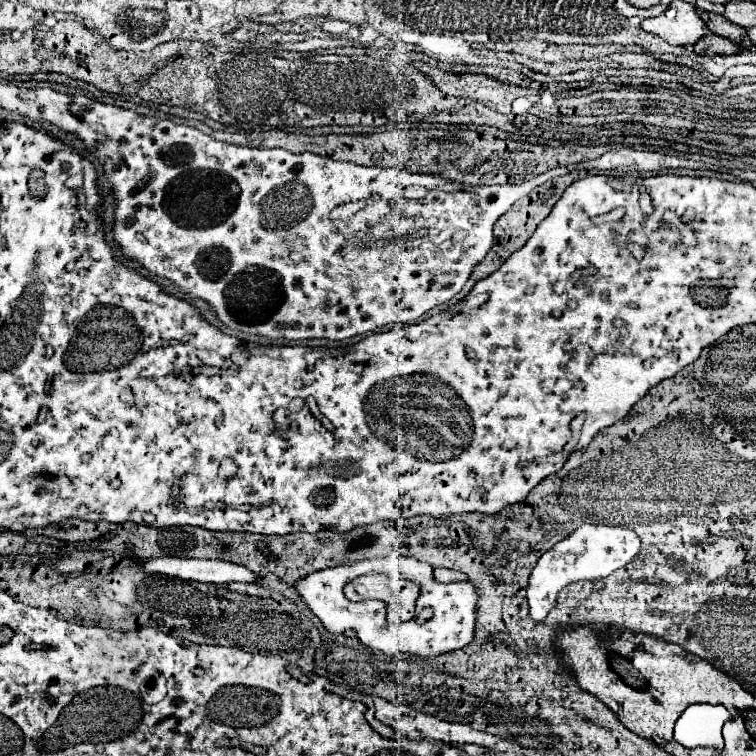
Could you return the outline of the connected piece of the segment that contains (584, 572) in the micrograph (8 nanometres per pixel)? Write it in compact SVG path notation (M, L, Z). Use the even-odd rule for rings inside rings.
M583 524L571 536L555 544L547 550L529 578L529 600L531 600L531 616L535 622L543 622L549 610L553 608L557 594L571 582L579 580L597 580L605 578L617 568L623 568L637 552L639 552L639 536L621 526L607 526L607 524Z

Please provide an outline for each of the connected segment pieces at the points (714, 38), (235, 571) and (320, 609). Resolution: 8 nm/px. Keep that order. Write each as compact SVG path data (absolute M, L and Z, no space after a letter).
M717 34L703 36L703 40L699 40L693 48L701 56L725 56L725 54L737 54L741 50L735 42Z
M149 558L141 562L145 572L151 574L167 574L177 576L181 580L197 580L197 582L255 582L255 574L251 574L245 566L237 566L223 560L183 560L183 558Z
M379 558L377 560L361 560L349 566L337 566L329 570L317 570L313 574L307 574L305 578L295 582L295 590L301 596L301 600L311 608L311 612L321 620L327 632L341 634L347 628L357 632L359 642L373 650L381 652L385 656L397 656L397 658L431 658L445 652L459 650L473 640L475 630L475 588L469 582L449 582L441 584L433 578L433 566L423 564L415 558L403 558L401 572L405 580L411 580L421 586L419 598L417 598L417 610L411 622L389 626L387 622L387 606L381 600L366 600L363 602L351 602L343 594L343 586L351 580L355 580L361 574L379 572Z

